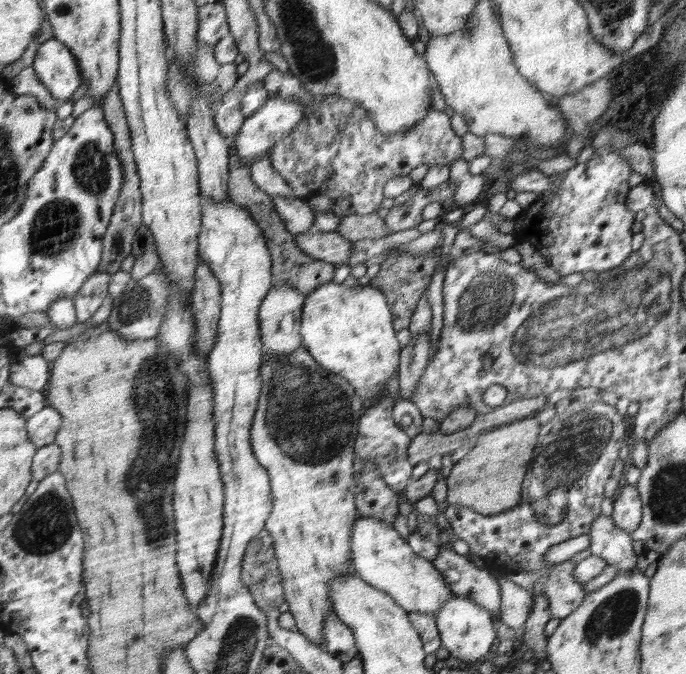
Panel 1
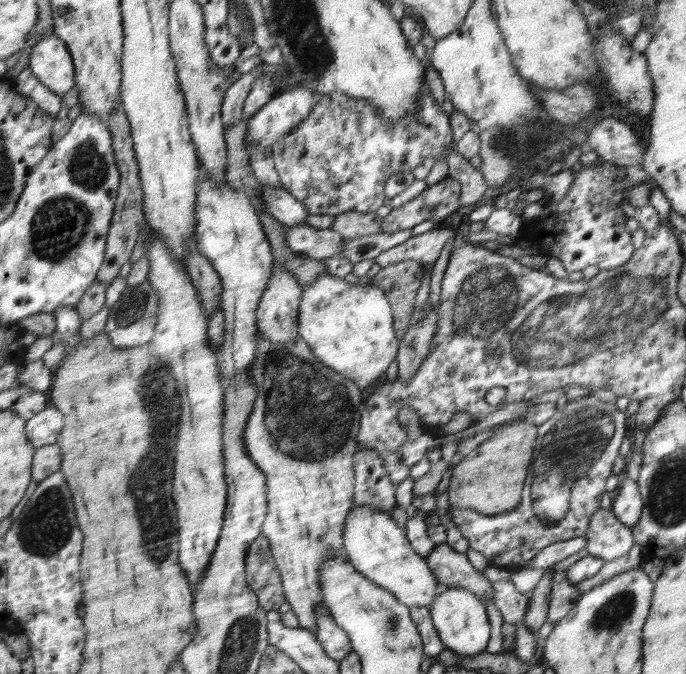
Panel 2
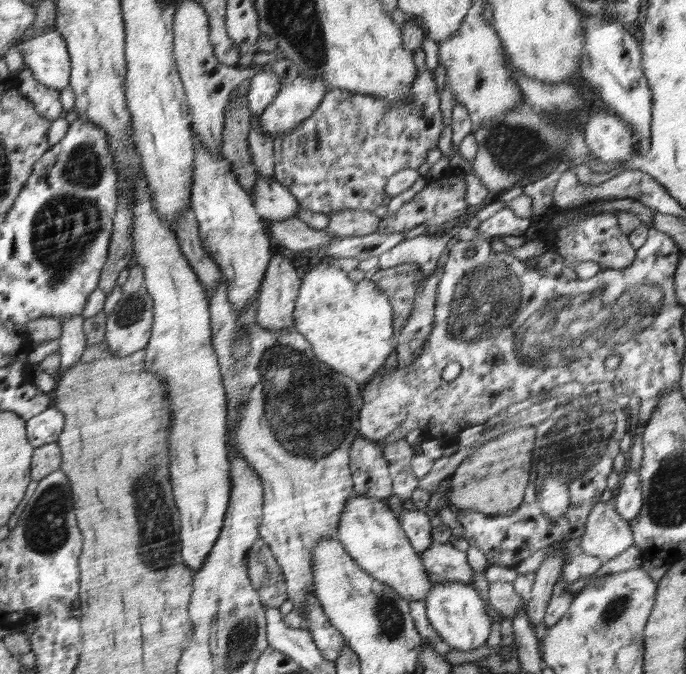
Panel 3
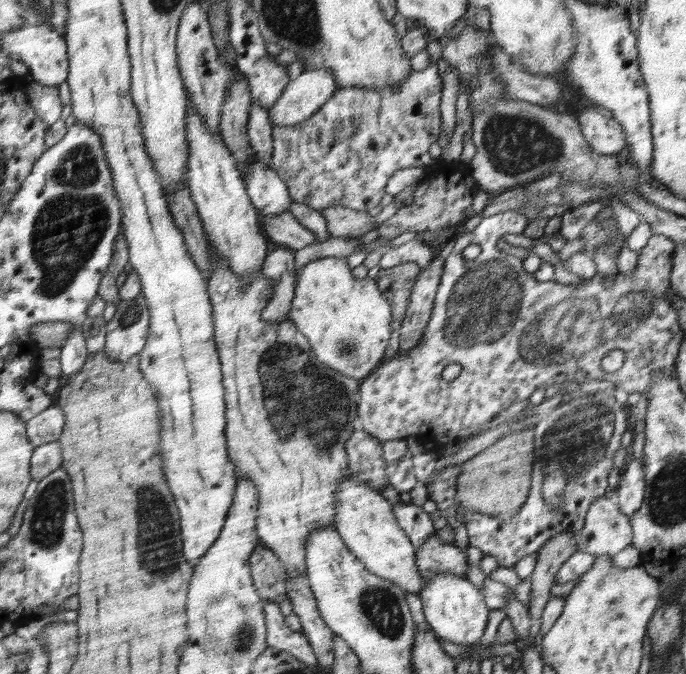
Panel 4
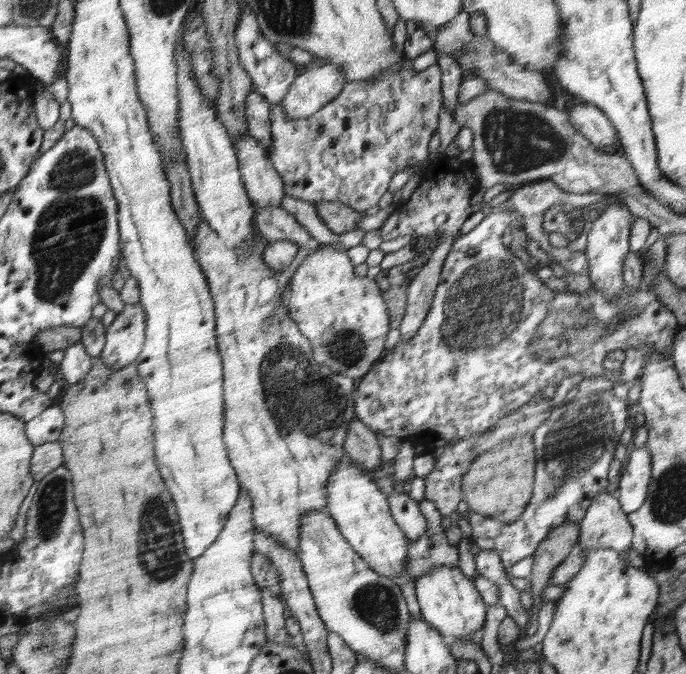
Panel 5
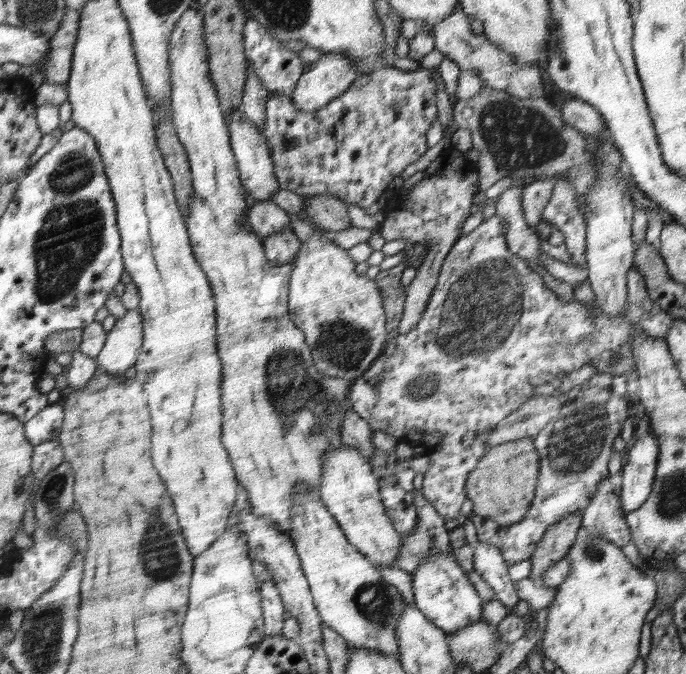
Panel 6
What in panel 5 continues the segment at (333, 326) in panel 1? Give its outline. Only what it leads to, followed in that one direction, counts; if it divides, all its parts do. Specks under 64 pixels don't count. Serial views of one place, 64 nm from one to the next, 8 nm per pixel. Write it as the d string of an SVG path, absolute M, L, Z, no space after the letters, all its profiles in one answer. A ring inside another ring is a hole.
M316 249L294 271L286 305L300 333L310 341L315 361L332 373L360 380L384 352L390 318L378 283L367 276L358 278L354 265L347 251Z

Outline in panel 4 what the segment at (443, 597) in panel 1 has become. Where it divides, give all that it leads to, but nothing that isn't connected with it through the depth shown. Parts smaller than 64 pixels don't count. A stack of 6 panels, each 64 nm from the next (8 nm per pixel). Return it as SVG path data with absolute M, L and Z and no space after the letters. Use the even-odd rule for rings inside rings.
M350 473L339 488L338 500L334 525L347 547L363 561L368 571L399 585L404 593L416 593L420 596L420 591L427 582L419 572L415 545L411 543L410 538L406 538L403 527L396 524L392 504L371 489L370 485L358 481L358 478Z

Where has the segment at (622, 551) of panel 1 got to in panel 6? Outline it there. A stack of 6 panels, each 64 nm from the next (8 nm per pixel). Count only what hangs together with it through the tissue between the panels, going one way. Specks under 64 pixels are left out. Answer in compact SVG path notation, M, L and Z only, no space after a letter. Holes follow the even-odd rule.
M608 476L607 480L598 485L590 506L582 512L582 526L592 531L592 535L602 536L622 547L631 542L631 532L625 516L620 511L619 500L620 498L614 494L614 486Z

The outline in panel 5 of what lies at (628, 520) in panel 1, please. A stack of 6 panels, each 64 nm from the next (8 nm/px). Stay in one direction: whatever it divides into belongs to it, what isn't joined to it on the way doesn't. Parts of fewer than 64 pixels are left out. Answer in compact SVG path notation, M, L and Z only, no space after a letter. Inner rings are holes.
M646 444L630 452L624 472L620 472L618 501L622 510L629 515L638 510L647 500L652 479L652 453Z

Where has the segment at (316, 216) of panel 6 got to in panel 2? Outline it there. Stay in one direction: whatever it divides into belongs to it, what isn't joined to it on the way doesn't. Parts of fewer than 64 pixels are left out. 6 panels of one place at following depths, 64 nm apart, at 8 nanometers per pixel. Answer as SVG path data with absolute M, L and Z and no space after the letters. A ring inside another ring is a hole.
M344 212L334 217L332 230L345 240L380 233L381 219L376 213Z

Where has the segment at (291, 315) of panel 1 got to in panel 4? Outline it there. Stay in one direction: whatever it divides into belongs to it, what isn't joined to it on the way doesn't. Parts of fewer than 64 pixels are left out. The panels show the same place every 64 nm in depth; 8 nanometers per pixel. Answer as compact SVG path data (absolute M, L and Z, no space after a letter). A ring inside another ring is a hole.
M274 245L267 262L264 262L262 273L274 281L272 296L262 316L268 323L290 319L288 311L298 282L298 271L294 269L294 254L295 250L288 245Z

